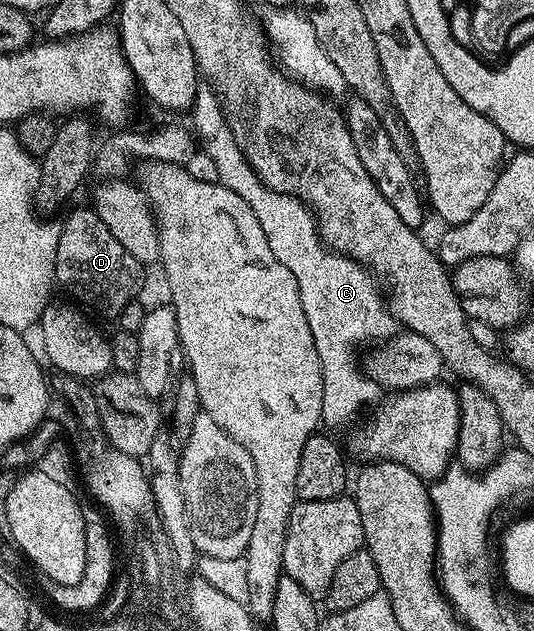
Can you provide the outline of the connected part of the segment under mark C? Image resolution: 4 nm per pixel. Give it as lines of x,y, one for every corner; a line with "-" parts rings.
197,92
190,116
193,125
191,128
203,152
214,159
214,167
218,169
220,176
219,184
234,191
234,195
242,195
242,199
246,199
250,211
258,215
262,231
266,231
266,243
270,243
274,259
278,259
282,267
288,268
290,275
294,275
298,283
302,311
306,311
306,323
310,323
310,335
314,335
314,347
322,363
324,386
321,422
325,426
350,424
367,405
375,406
381,400
382,392
381,386
368,376
361,362
360,365
356,362
356,348
367,341
383,342
394,333
394,318
377,282
352,257
329,250
320,239
312,210
303,201
268,189
260,182
238,147
232,129
228,126
228,118
224,115
224,108
215,93

